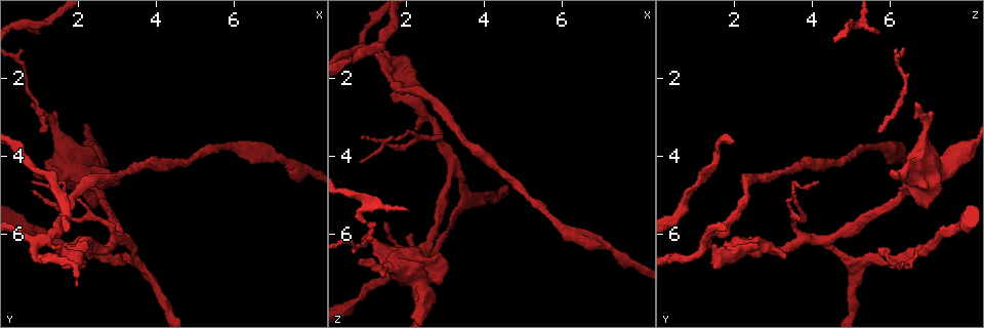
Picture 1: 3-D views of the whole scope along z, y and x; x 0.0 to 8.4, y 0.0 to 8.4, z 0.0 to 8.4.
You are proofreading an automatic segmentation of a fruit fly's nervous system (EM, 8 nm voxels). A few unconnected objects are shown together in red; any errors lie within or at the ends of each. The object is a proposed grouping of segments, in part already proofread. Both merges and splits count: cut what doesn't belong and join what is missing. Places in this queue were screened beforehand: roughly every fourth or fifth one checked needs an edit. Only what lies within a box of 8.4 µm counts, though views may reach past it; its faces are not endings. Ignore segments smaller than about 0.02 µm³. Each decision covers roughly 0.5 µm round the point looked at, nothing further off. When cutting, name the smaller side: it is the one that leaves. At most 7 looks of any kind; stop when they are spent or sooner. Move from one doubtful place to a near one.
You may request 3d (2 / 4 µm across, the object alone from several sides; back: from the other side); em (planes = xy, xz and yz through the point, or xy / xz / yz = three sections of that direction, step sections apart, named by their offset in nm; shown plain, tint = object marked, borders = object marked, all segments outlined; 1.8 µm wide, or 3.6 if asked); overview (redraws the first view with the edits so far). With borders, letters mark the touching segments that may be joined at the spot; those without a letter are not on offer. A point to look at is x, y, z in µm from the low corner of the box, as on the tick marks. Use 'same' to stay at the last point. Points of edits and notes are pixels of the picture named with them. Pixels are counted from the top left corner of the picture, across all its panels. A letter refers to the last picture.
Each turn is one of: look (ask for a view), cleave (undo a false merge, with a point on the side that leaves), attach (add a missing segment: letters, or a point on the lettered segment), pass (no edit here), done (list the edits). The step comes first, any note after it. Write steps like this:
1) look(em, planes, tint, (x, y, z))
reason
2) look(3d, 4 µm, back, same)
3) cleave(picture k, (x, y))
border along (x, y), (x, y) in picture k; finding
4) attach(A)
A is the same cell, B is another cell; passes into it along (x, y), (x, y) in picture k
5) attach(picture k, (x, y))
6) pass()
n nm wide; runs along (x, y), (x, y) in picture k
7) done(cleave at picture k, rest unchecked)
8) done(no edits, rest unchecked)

look(3d, 4 µm, back, (3.10, 6.20, 4.40))

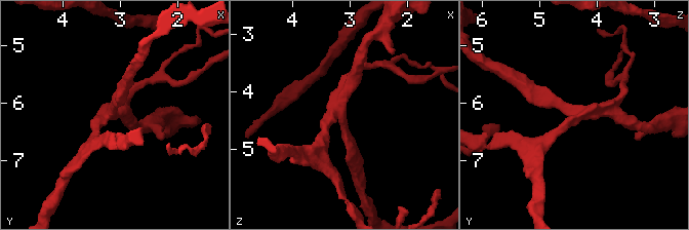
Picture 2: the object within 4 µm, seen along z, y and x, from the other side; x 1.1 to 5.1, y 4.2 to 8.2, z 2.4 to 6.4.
look(em, xy, step 4, tint, (3.15, 6.15, 4.40))

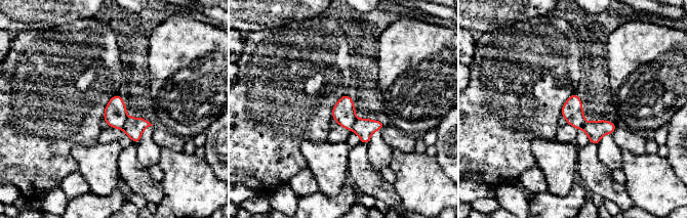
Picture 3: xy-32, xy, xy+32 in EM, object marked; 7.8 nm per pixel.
look(em, planes, borders, same)
cut it another way

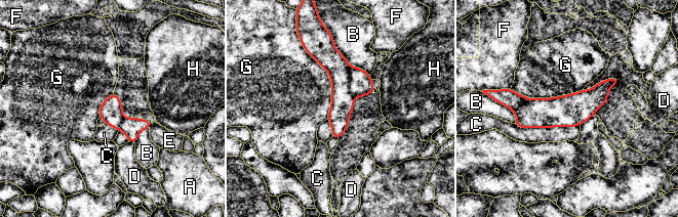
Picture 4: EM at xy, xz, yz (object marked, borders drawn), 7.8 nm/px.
cleave(picture 4, (361, 84))
G touches over 600 nm; A, B, C, D, E, F, G and H are other cells; a second cell is stuck on

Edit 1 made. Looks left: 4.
look(overview)

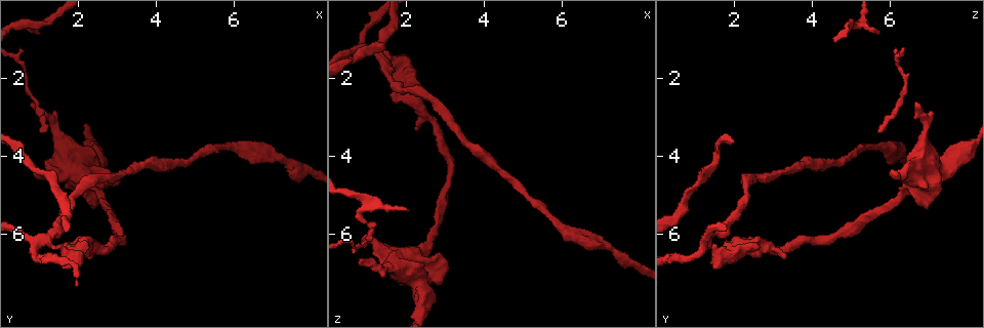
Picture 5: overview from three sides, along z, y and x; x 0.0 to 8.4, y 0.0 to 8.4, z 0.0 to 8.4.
look(3d, 4 µm, (2.40, 4.90, 6.80))

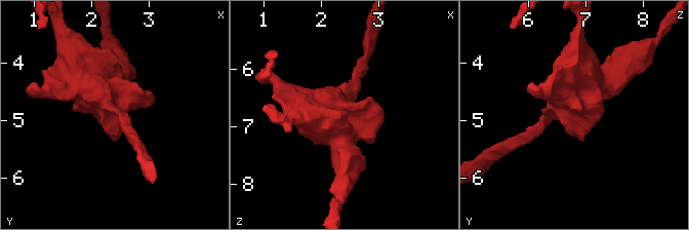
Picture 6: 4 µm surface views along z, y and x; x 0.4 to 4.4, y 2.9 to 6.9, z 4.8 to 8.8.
look(em, 3.6 µm, planes, borders, (2.40, 4.85, 6.75))
now the EM

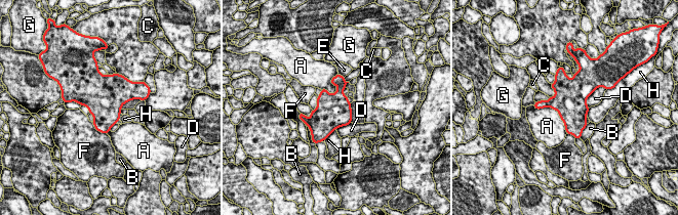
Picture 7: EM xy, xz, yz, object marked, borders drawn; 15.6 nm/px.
pass()
500 nm wide; A, B, C, D, E, F, G and H are other cells; all the same cell

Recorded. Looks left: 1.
done(cleave at picture 4, rest unchecked)

